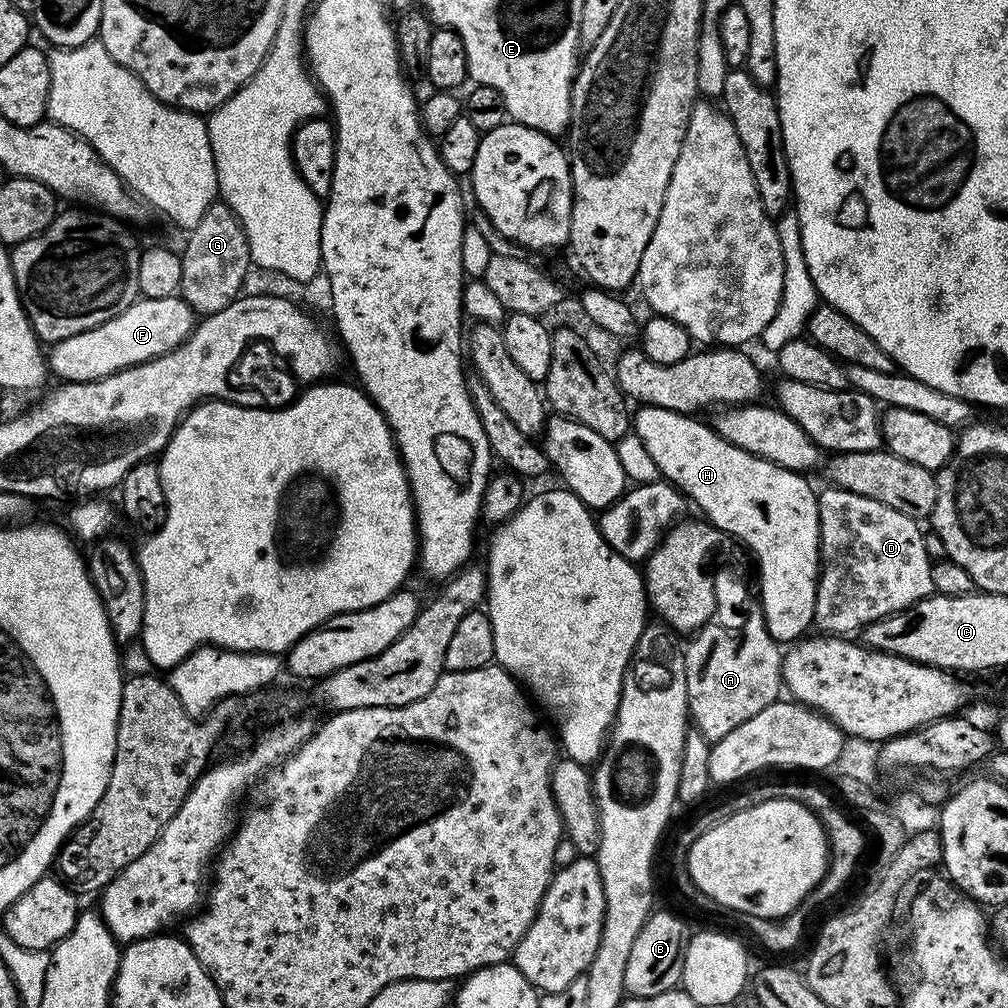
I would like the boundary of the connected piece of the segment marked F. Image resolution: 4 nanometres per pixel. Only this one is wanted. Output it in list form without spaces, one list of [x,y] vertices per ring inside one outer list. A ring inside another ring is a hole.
[[[179,295],[153,300],[138,298],[122,314],[82,334],[74,334],[58,344],[51,345],[46,363],[64,382],[101,380],[104,376],[153,360],[174,350],[191,334],[193,327],[192,307],[180,299]]]

